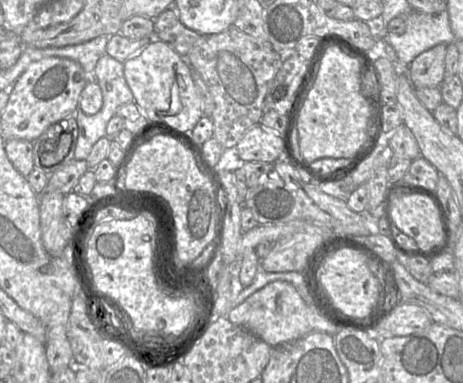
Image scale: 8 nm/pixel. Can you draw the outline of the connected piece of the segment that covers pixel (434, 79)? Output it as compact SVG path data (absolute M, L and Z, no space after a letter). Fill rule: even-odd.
M438 44L409 64L409 79L414 87L439 88L445 77L445 53L446 45Z

